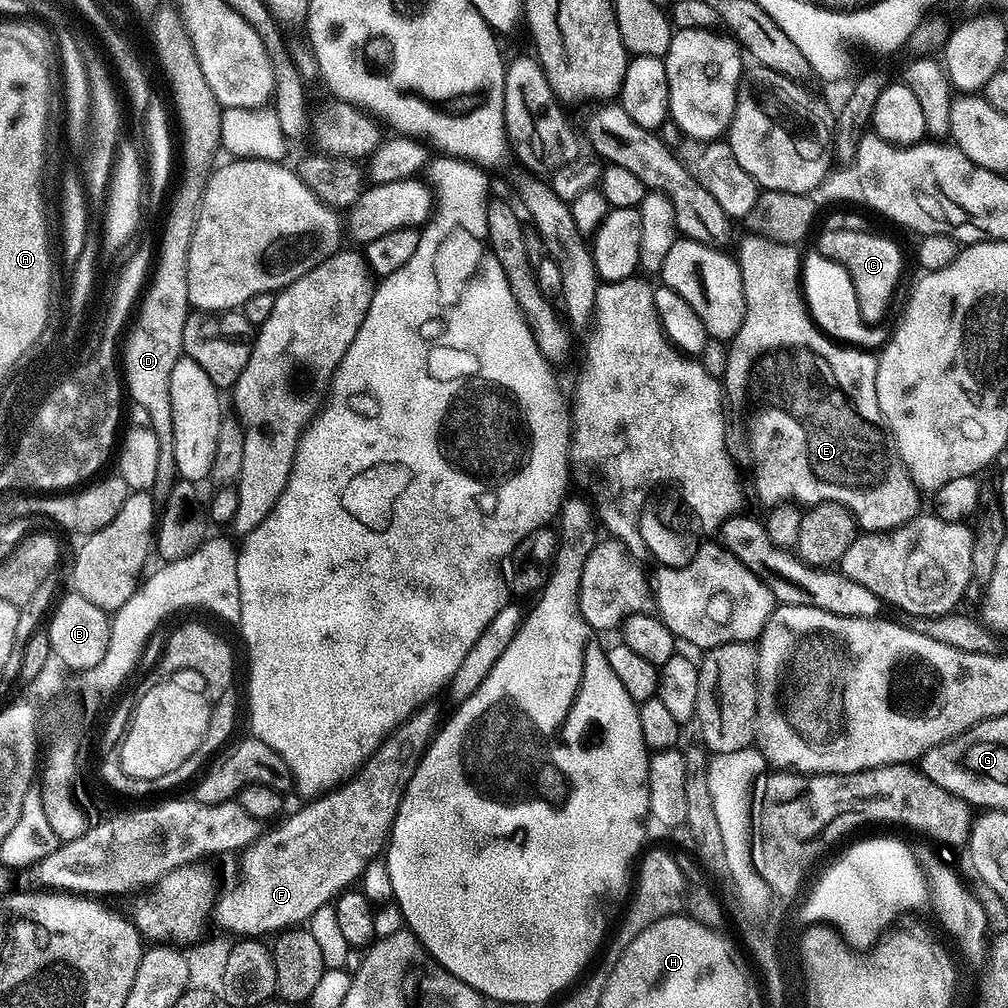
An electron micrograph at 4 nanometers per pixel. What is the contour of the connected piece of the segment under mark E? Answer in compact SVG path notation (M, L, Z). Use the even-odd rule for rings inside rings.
M745 235L740 249L734 252L734 259L740 266L742 286L746 298L746 314L738 334L730 342L728 350L728 365L722 378L722 387L726 393L727 403L744 419L744 436L748 439L748 452L752 455L752 476L756 479L756 496L767 506L779 506L795 502L800 506L816 504L841 504L851 512L857 525L865 533L890 532L894 528L902 528L921 515L921 489L917 488L908 467L902 462L900 452L896 449L896 440L892 437L890 426L878 406L878 390L876 389L877 357L871 351L861 350L855 346L845 346L837 342L817 327L805 303L804 289L801 285L802 252L797 245L779 244L764 236Z

